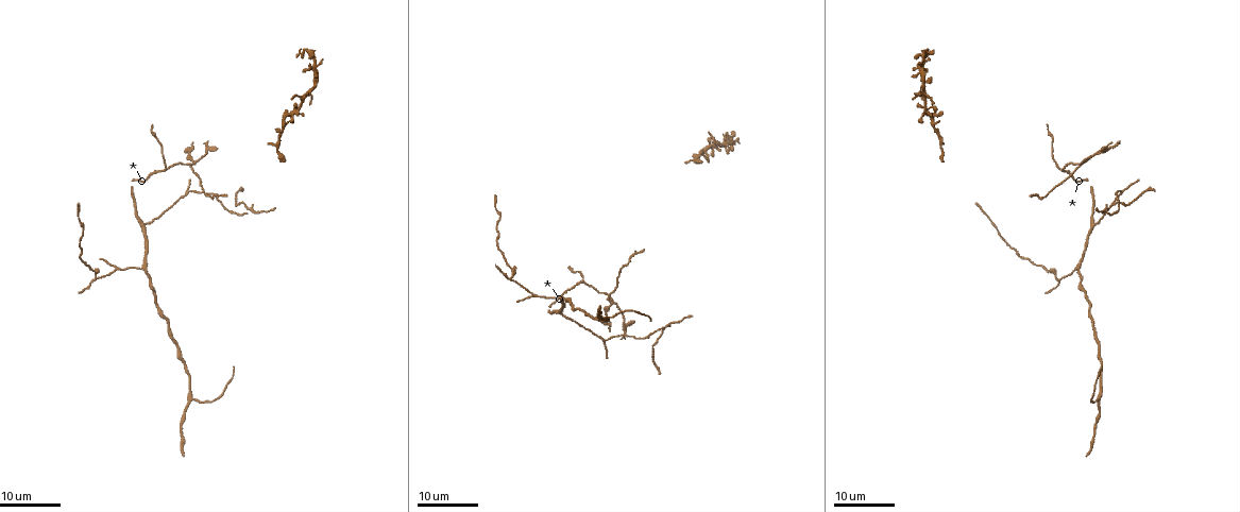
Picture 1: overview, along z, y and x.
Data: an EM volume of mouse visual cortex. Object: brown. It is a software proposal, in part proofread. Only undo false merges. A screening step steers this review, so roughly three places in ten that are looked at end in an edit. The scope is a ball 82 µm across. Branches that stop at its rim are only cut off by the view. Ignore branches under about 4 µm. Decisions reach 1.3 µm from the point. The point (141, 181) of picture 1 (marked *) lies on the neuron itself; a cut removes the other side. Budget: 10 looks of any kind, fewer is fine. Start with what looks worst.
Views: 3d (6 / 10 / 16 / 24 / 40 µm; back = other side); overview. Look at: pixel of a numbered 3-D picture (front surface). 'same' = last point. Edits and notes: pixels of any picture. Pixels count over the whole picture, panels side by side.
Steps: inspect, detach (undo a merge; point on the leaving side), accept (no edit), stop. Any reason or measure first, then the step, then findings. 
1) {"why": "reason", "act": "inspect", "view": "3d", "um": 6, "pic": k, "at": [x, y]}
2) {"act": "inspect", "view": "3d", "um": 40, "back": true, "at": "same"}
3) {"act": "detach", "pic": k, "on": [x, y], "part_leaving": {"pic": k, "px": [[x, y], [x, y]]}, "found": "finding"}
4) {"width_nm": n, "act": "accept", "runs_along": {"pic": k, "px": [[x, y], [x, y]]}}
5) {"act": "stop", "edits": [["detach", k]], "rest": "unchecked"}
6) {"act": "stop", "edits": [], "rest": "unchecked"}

{"why": "two arms in line, one across", "act": "inspect", "view": "3d", "um": 16, "pic": 1, "at": [616, 303]}

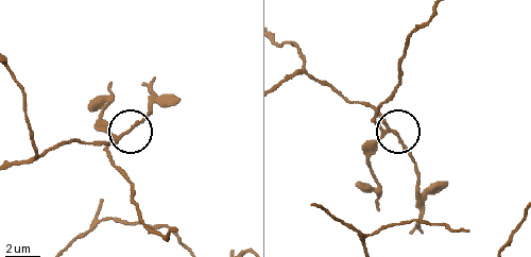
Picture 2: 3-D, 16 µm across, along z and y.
{"act": "inspect", "view": "3d", "um": 10, "pic": 2, "at": [392, 133]}

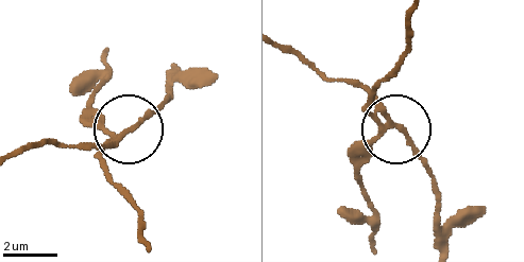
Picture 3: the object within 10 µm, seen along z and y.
{"width_nm": 160, "act": "detach", "pic": 3, "on": [86, 122], "part_leaving": {"pic": 3, "px": [[381, 123], [367, 99], [405, 51], [407, 16]]}, "found": "a second neuron is stuck on"}

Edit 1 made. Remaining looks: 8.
{"act": "inspect", "view": "overview"}

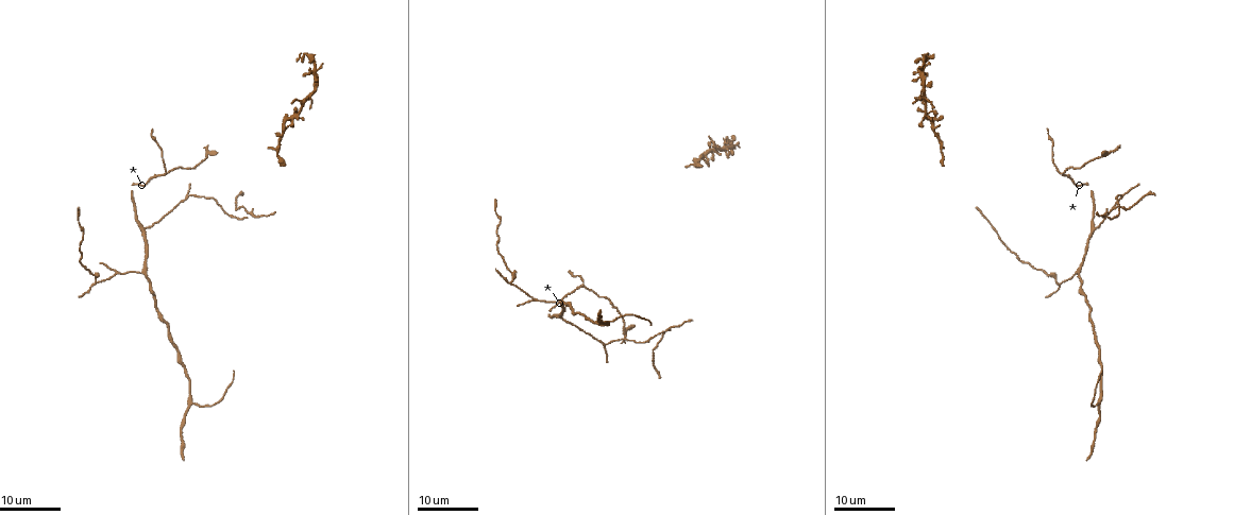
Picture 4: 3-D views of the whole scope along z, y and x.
{"why": "branch point", "act": "inspect", "view": "3d", "um": 16, "pic": 4, "at": [166, 173]}

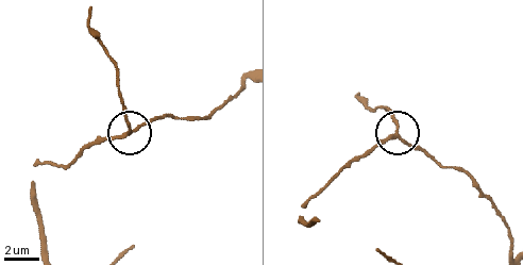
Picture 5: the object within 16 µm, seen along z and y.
{"why": "zoom in", "act": "inspect", "view": "3d", "um": 6, "pic": 5, "at": [129, 133]}

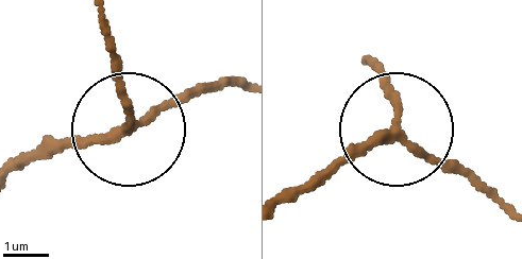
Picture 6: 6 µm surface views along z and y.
{"side_arm_um": 15, "arms": 3, "act": "accept", "found": "one neuron here"}

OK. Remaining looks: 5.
{"act": "inspect", "view": "3d", "um": 16, "pic": 4, "at": [558, 299]}

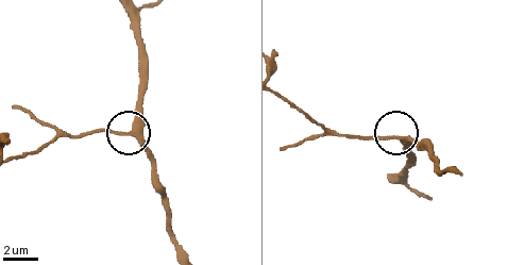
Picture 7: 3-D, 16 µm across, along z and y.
{"act": "inspect", "view": "3d", "um": 10, "pic": 7, "at": [397, 136]}

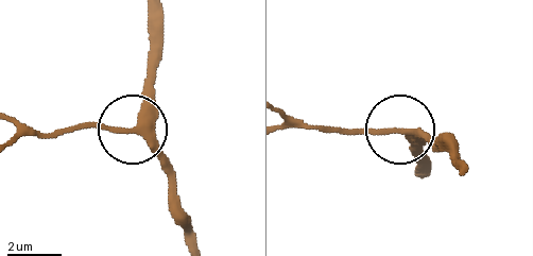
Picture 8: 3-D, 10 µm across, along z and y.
{"act": "accept", "runs_along": {"pic": 8, "px": [[150, 13], [150, 95], [136, 122], [122, 130], [63, 130]]}, "found": "all the same neuron"}

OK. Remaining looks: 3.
{"why": "three-way junction", "act": "inspect", "view": "3d", "um": 24, "pic": 4, "at": [189, 402]}

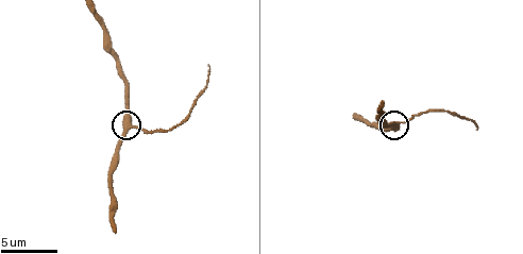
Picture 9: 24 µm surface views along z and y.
{"act": "inspect", "view": "3d", "um": 10, "pic": 9, "at": [399, 121]}

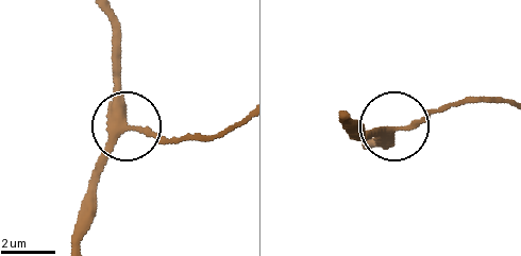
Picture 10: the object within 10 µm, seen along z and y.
{"side_arm_um": 11, "act": "accept", "runs_along": {"pic": 10, "px": [[100, 11], [114, 32], [114, 107], [123, 128], [89, 187]]}, "found": "all the same neuron"}

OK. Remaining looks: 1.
{"act": "stop", "edits": [["detach", 3]], "rest": "unchecked"}

